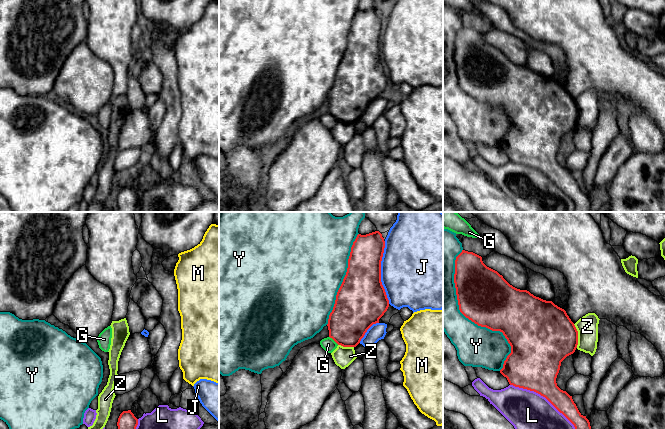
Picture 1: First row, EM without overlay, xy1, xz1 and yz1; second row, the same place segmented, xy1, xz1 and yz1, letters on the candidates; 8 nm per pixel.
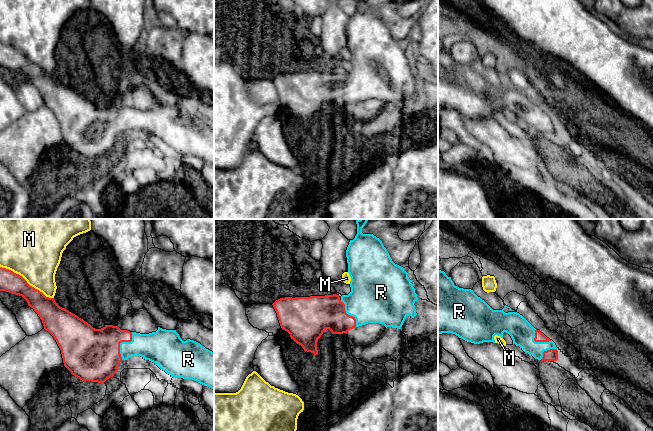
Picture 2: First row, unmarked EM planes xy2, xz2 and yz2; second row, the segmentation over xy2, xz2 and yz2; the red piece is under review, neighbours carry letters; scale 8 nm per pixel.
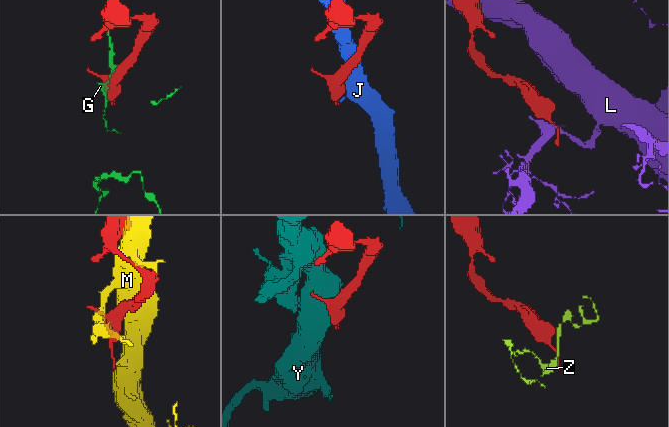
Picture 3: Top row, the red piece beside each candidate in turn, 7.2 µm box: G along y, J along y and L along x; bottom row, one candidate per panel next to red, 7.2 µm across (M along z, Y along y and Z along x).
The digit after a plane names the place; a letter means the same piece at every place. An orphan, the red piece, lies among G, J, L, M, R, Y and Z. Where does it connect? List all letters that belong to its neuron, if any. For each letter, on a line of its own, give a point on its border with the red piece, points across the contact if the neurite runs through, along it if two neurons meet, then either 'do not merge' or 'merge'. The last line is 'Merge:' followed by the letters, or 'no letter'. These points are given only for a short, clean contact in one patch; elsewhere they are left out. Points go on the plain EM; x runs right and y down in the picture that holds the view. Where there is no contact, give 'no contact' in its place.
G: xz1 (334, 116) | do not merge
J: xz1 (380, 48) | do not merge
L: yz1 (547, 175) | do not merge
M: xy2 (26, 58) | do not merge
R: xy2 (121, 117) | across xy2 (93, 130), (121, 117), (151, 122) | merge
Y: yz1 (469, 95) | do not merge
Z: yz1 (577, 112) | along yz1 (573, 100), (577, 107), (577, 123) | do not merge
Merge: R

